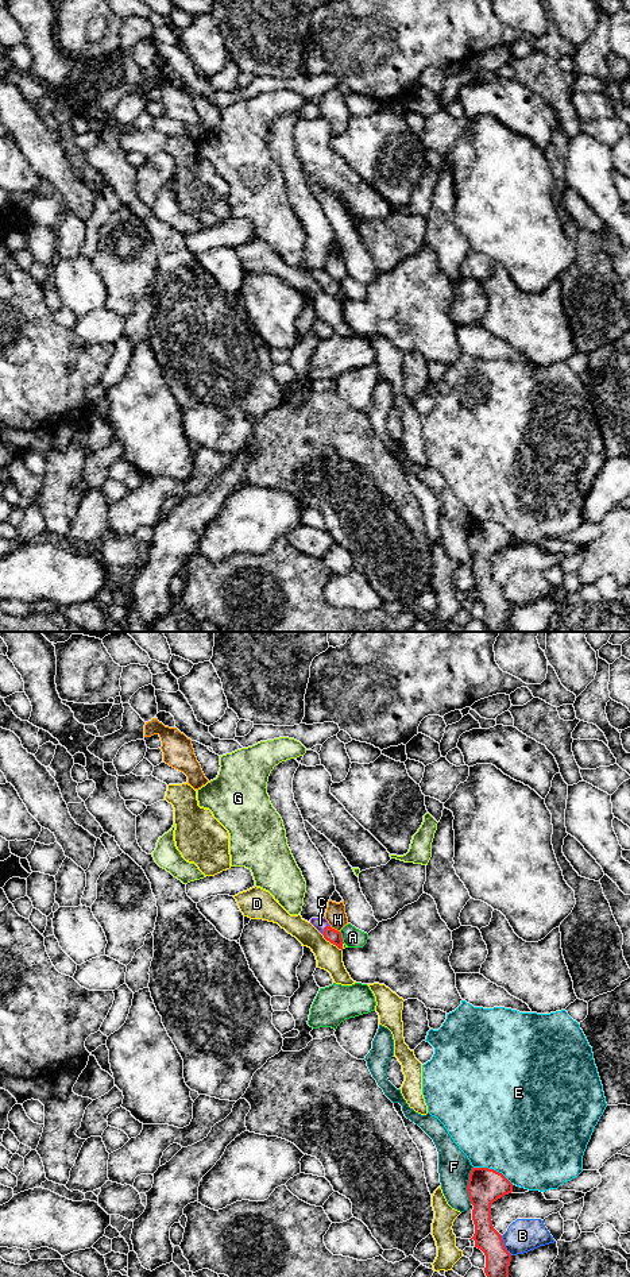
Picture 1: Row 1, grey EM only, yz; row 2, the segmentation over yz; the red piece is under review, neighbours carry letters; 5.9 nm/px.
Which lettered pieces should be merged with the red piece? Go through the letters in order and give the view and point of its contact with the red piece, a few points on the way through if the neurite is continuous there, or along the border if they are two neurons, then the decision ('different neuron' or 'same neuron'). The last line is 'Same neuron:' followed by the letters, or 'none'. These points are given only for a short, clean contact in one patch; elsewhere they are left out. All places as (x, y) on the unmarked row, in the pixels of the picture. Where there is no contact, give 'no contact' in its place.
A: contact yz (340, 289); different neuron
B: contact yz (503, 597); different neuron
C: contact yz (324, 281); way yz (329, 286), (324, 281), (320, 276); same neuron
D: contact yz (332, 294); different neuron
E: contact yz (493, 521); different neuron
F: contact yz (467, 537); different neuron
G: contact yz (341, 297); border yz (343, 294), (341, 300); different neuron
H: contact yz (333, 281); border yz (329, 278), (339, 284); different neuron
Same neuron: C

